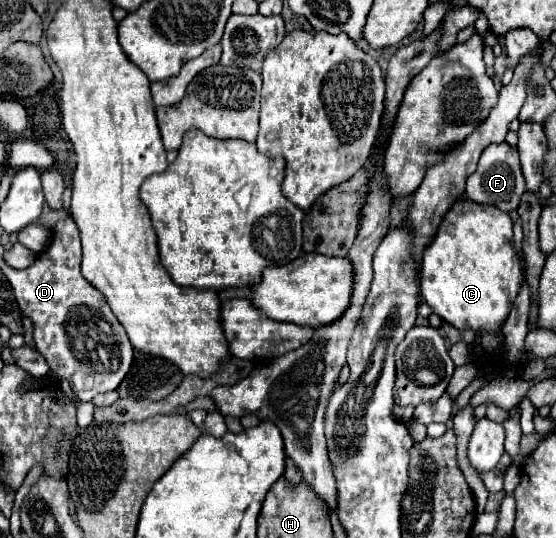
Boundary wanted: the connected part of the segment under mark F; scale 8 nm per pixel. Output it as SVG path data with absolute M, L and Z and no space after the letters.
M506 142L502 144L490 144L490 148L480 156L478 168L474 174L468 176L466 180L466 198L478 204L490 204L500 208L502 212L512 212L518 208L522 194L526 192L524 176L520 170L520 160L518 160L518 150L508 146Z

